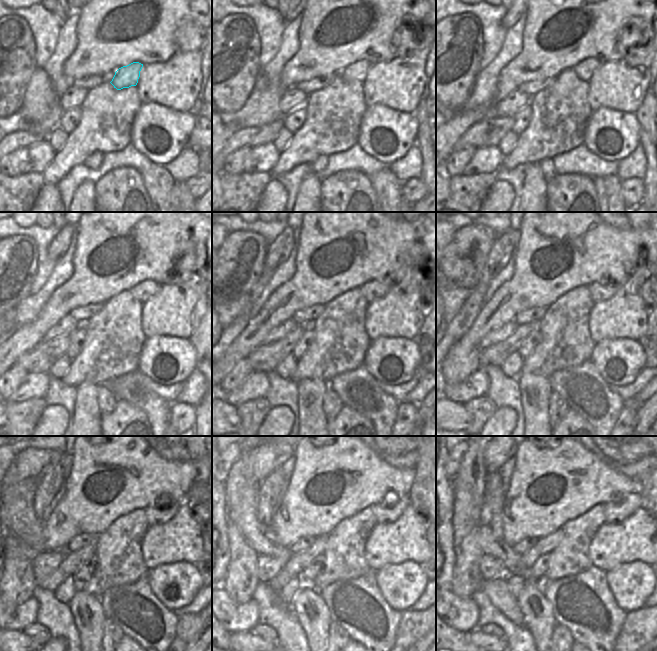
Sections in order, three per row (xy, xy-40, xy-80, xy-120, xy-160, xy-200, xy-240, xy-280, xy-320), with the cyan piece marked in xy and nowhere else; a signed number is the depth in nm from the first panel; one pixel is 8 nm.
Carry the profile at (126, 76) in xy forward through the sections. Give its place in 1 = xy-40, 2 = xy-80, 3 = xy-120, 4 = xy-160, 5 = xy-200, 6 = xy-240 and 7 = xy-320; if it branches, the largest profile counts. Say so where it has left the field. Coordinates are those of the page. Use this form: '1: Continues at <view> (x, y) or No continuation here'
1: Continues at xy-40 (357, 71)
2: Continues at xy-80 (584, 70)
3: Continues at xy-120 (143, 291)
4: Continues at xy-160 (372, 290)
5: Continues at xy-200 (599, 292)
6: Continues at xy-240 (154, 515)
7: Continues at xy-320 (615, 512)

